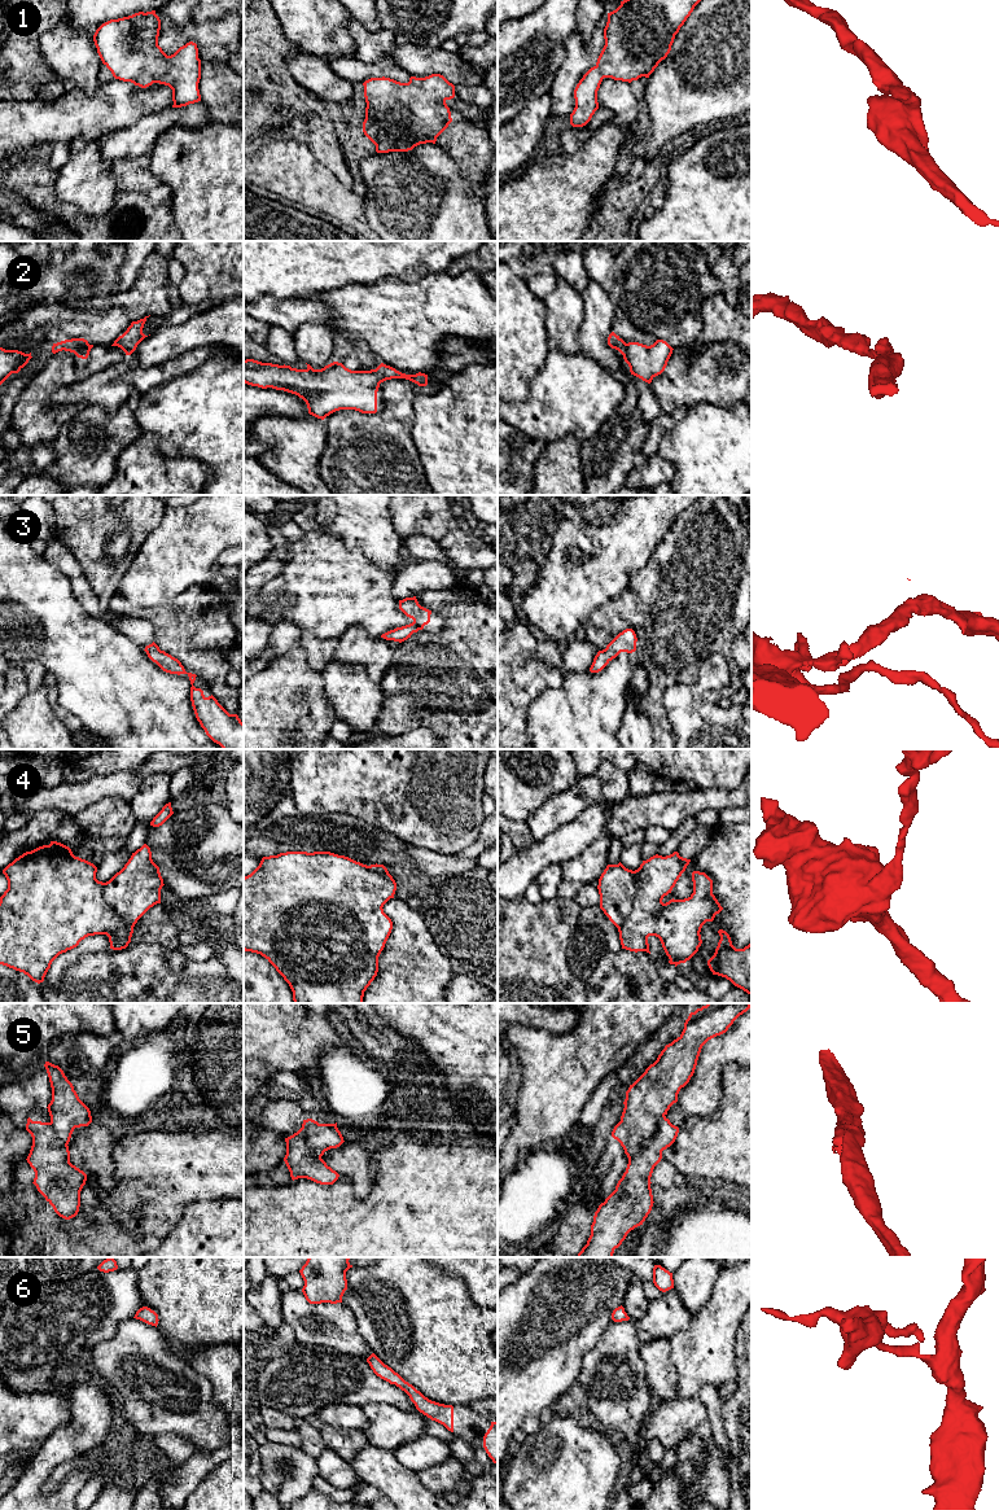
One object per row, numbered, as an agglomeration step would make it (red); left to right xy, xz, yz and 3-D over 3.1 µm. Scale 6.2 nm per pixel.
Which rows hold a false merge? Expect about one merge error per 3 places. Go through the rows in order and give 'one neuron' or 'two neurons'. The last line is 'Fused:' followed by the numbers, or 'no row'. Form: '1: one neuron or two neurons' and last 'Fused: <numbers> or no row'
1: one neuron
2: two neurons
3: one neuron
4: two neurons
5: two neurons
6: one neuron
Fused: 2, 4, 5

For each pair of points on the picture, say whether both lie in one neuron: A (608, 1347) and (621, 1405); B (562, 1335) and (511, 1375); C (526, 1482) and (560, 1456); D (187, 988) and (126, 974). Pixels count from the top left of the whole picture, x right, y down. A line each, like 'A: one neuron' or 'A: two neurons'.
A: one neuron
B: one neuron
C: one neuron
D: one neuron

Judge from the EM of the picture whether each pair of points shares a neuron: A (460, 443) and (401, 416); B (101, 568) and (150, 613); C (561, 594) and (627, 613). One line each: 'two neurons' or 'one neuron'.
A: two neurons
B: two neurons
C: two neurons

